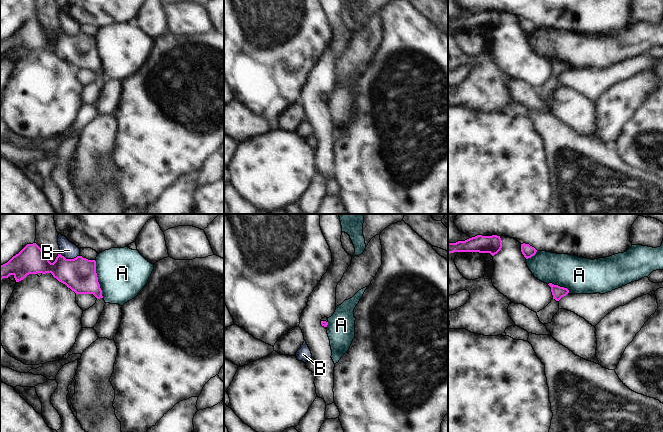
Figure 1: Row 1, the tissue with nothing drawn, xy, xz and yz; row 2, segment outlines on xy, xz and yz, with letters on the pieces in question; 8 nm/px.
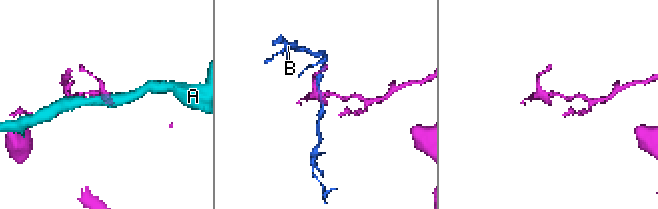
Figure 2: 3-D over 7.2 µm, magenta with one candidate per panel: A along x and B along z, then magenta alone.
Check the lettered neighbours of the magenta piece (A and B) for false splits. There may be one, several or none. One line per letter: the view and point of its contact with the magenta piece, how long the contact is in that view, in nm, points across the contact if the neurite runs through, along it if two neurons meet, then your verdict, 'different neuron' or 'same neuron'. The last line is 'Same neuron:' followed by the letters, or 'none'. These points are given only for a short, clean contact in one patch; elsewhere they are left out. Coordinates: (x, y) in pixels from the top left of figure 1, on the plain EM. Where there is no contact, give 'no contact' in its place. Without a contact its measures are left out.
A: meets magenta in xy at (97, 55); contact 320 nm long; different neuron
B: meets magenta in xy at (70, 35); contact 160 nm long; different neuron
Same neuron: none

